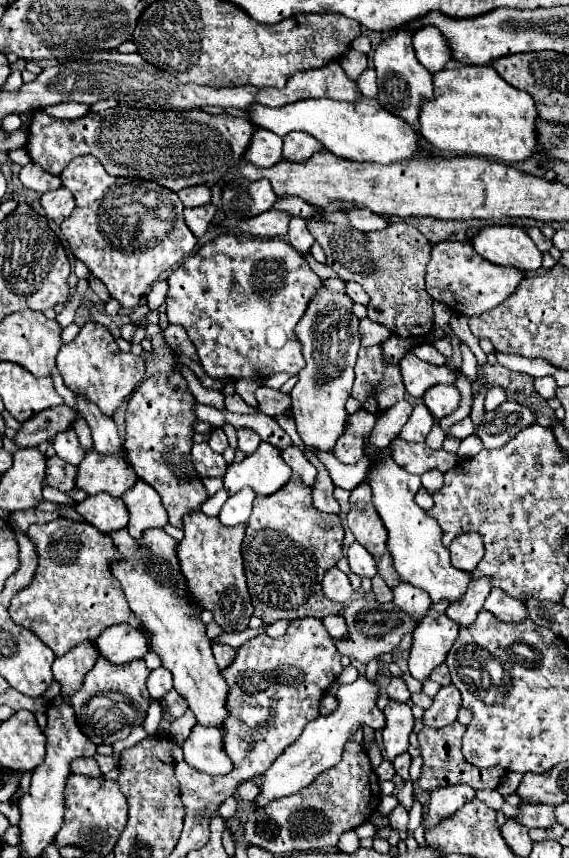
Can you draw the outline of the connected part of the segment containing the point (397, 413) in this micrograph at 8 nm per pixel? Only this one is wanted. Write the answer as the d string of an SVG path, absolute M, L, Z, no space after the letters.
M403 399L391 409L385 409L383 413L379 413L377 423L371 431L371 443L379 449L387 447L399 435L401 427L409 421L412 411L413 407Z

